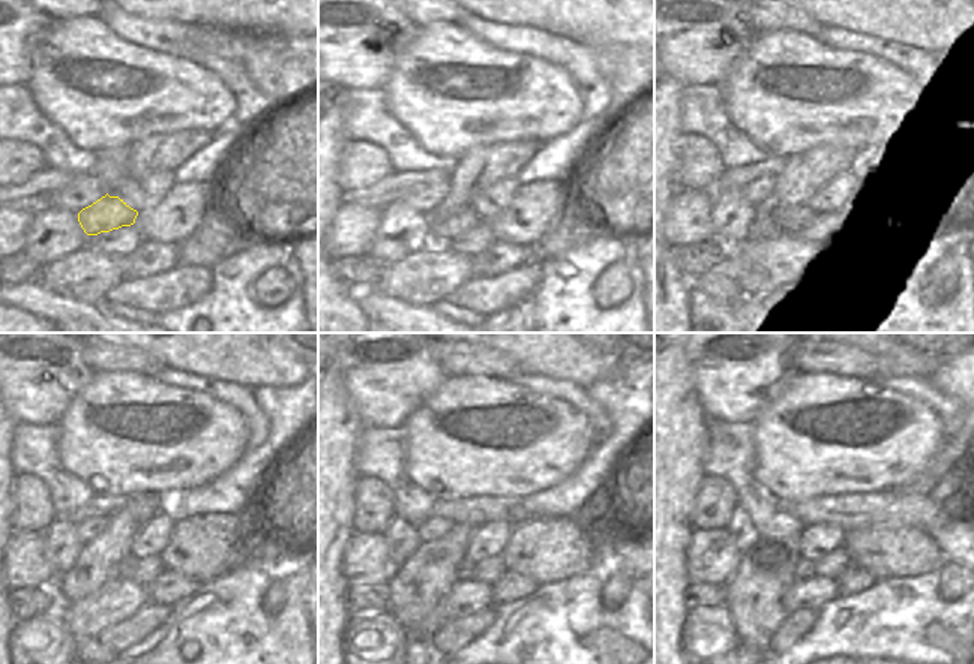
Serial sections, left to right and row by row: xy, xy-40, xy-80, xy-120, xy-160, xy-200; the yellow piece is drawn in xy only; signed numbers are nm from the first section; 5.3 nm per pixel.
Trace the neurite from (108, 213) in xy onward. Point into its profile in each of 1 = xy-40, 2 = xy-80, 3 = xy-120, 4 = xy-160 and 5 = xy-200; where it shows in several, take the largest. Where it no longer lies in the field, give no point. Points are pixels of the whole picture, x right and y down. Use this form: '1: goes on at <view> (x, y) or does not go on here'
1: goes on at xy-40 (461, 221)
2: goes on at xy-80 (793, 224)
3: goes on at xy-120 (126, 568)
4: goes on at xy-160 (465, 571)
5: goes on at xy-200 (805, 570)

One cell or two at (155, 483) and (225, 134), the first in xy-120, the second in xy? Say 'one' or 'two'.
two

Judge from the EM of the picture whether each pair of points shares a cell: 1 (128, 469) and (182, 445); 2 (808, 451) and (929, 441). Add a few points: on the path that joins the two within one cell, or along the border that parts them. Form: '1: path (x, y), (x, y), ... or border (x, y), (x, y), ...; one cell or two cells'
1: path (141, 456), (150, 447), (168, 447); one cell
2: path (838, 450), (866, 450), (886, 441), (899, 441); one cell

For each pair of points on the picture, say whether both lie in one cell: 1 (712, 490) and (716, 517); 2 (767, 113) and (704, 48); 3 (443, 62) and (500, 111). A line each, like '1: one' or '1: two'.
1: one
2: two
3: one

